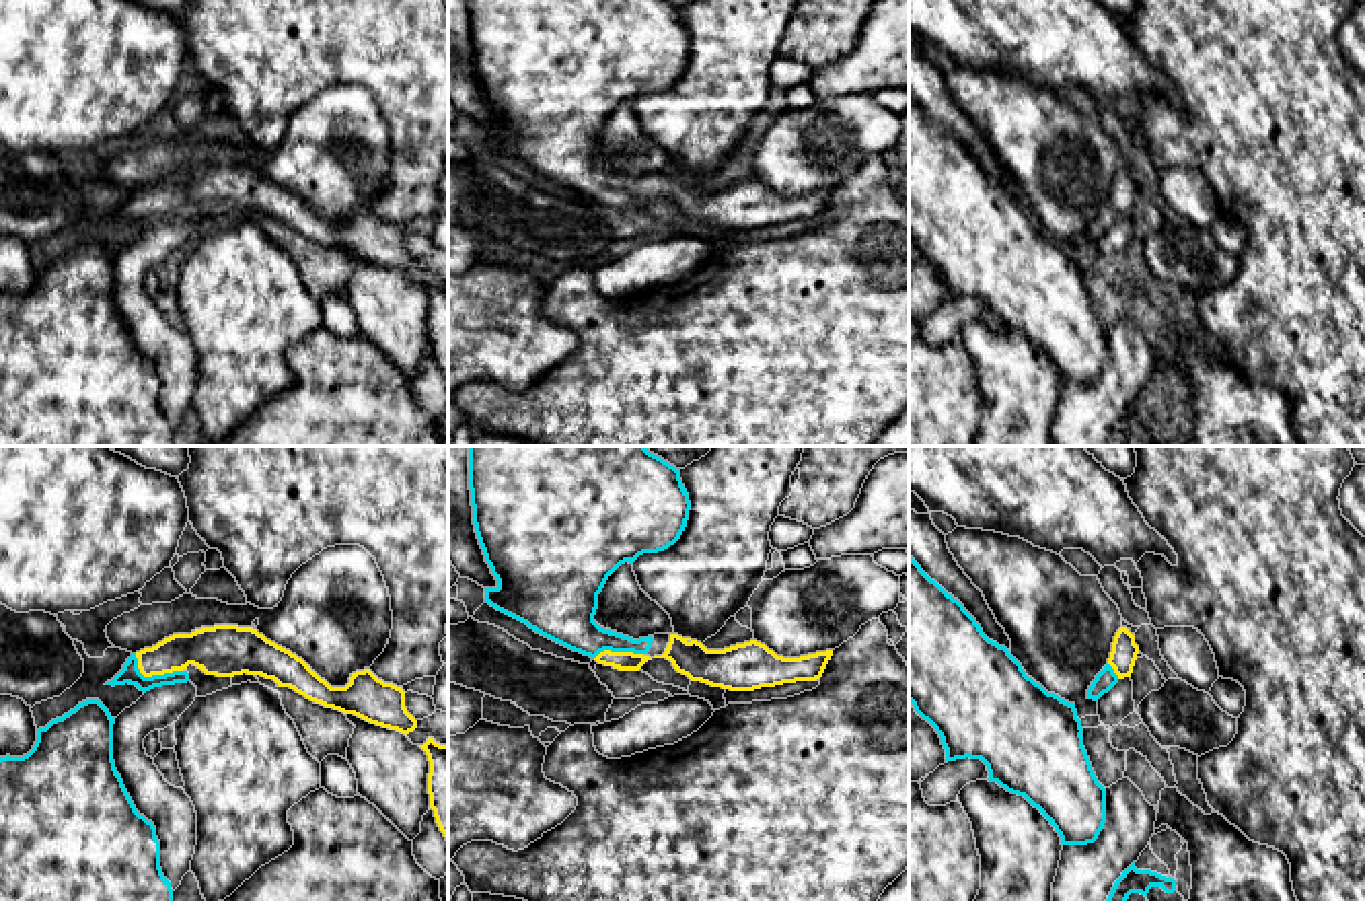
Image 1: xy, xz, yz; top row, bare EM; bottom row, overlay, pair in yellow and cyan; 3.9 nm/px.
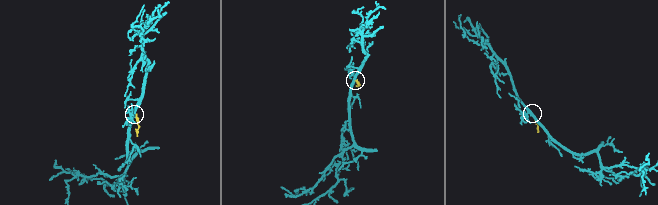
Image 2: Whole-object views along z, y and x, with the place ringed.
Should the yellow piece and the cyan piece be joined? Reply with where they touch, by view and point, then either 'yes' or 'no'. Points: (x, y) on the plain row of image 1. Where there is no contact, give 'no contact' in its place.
xy (153, 212) | yes

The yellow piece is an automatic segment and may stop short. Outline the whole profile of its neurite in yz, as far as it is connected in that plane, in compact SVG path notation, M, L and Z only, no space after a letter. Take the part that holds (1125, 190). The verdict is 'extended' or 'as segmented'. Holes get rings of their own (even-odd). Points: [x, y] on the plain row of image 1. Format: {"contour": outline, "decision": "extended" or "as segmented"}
{"contour": "M1120 167L1114 175L1108 204L1096 214L1087 228L1087 239L1098 241L1120 218L1131 216L1137 193L1139 185L1135 183L1135 175L1127 167Z", "decision": "extended"}

